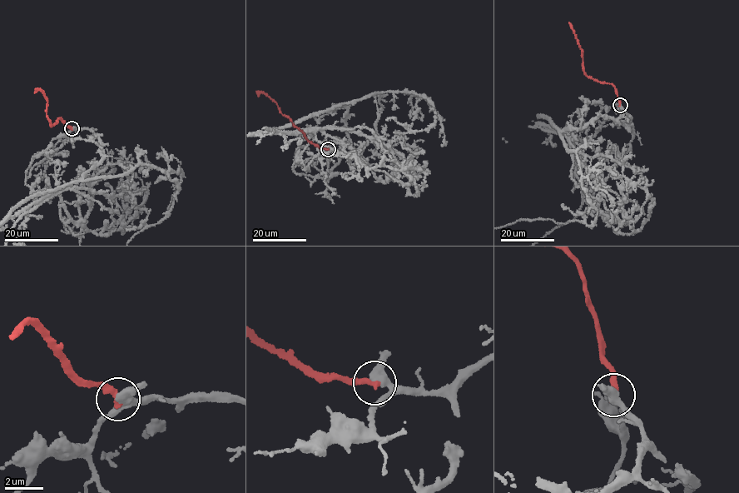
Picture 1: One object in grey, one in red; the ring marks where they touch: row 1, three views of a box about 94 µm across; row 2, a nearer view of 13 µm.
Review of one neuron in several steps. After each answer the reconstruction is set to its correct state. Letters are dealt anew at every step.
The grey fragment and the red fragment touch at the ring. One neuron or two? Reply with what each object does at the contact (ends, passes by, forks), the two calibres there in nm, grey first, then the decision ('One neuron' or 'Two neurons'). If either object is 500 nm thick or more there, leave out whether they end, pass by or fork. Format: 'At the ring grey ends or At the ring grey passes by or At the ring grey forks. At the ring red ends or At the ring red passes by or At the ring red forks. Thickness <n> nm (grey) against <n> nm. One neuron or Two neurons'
At the ring grey passes by. At the ring red ends. Thickness 420 nm (grey) against 360 nm. Two neurons

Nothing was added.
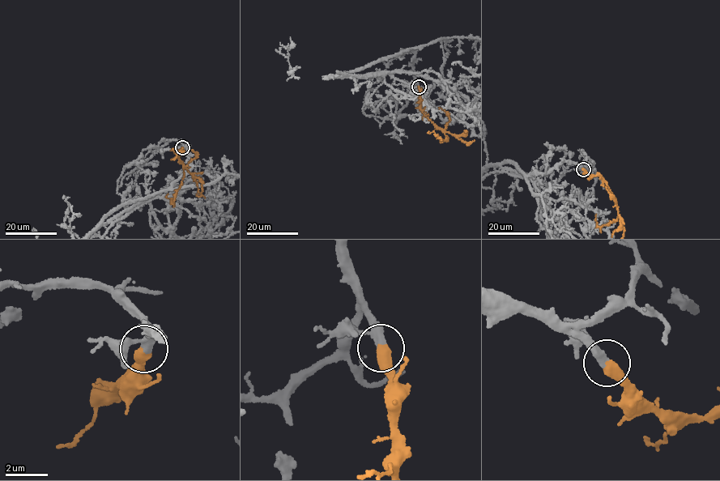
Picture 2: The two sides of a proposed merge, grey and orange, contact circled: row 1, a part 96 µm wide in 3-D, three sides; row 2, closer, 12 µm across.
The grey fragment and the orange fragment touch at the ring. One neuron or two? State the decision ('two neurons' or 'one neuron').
one neuron

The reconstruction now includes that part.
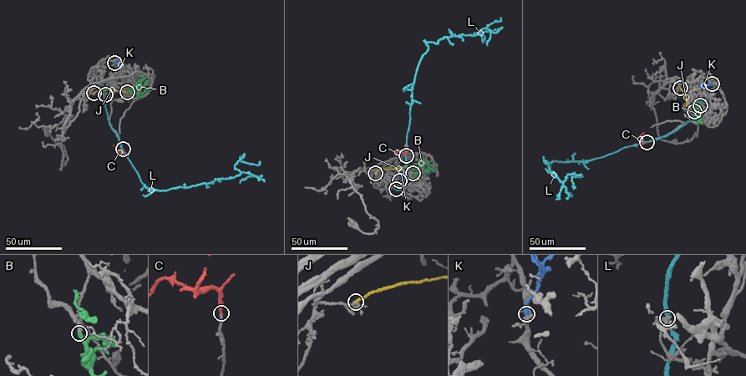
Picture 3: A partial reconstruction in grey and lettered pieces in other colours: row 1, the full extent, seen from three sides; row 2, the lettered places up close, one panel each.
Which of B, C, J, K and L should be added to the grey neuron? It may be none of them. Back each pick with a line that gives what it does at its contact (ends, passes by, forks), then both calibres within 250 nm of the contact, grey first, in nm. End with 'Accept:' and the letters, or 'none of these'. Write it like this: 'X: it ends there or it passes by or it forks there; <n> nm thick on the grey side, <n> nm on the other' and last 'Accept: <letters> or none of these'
B: it ends there; 400 nm thick on the grey side, 420 nm on the other
C: it ends there; 190 nm thick on the grey side, 240 nm on the other
Accept: B, C

